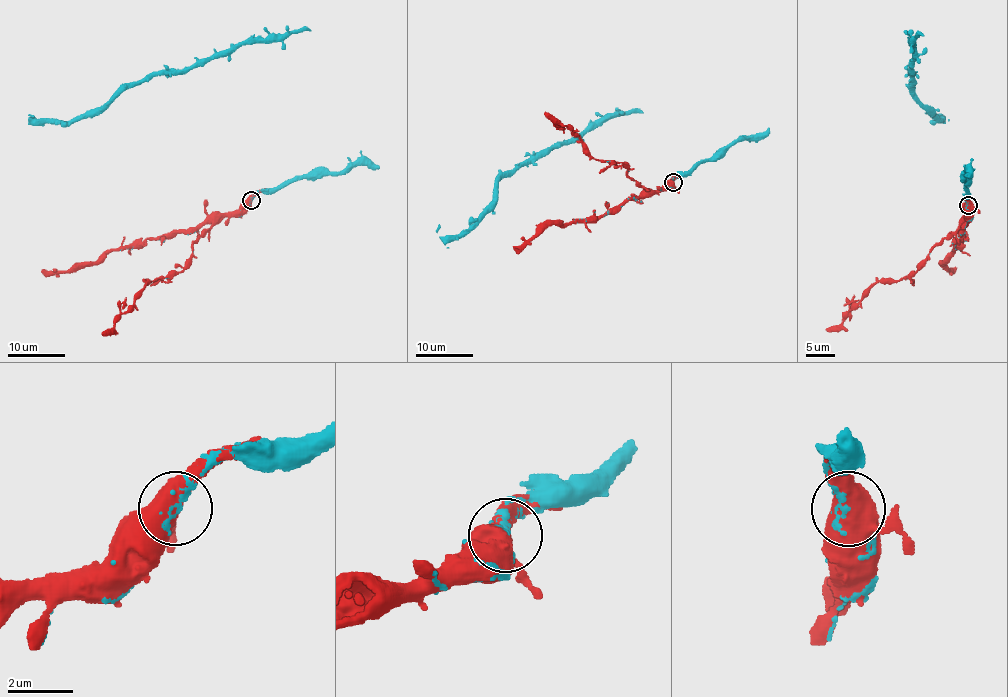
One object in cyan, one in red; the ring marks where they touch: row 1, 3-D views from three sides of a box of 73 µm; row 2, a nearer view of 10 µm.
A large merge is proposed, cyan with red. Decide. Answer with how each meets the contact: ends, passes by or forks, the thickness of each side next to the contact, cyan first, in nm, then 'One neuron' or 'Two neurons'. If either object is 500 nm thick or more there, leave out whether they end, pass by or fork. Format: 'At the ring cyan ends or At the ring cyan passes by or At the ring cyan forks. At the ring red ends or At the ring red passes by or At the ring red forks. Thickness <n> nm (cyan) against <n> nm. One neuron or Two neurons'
At the ring cyan ends. At the ring red forks. Thickness 140 nm (cyan) against 480 nm. One neuron

